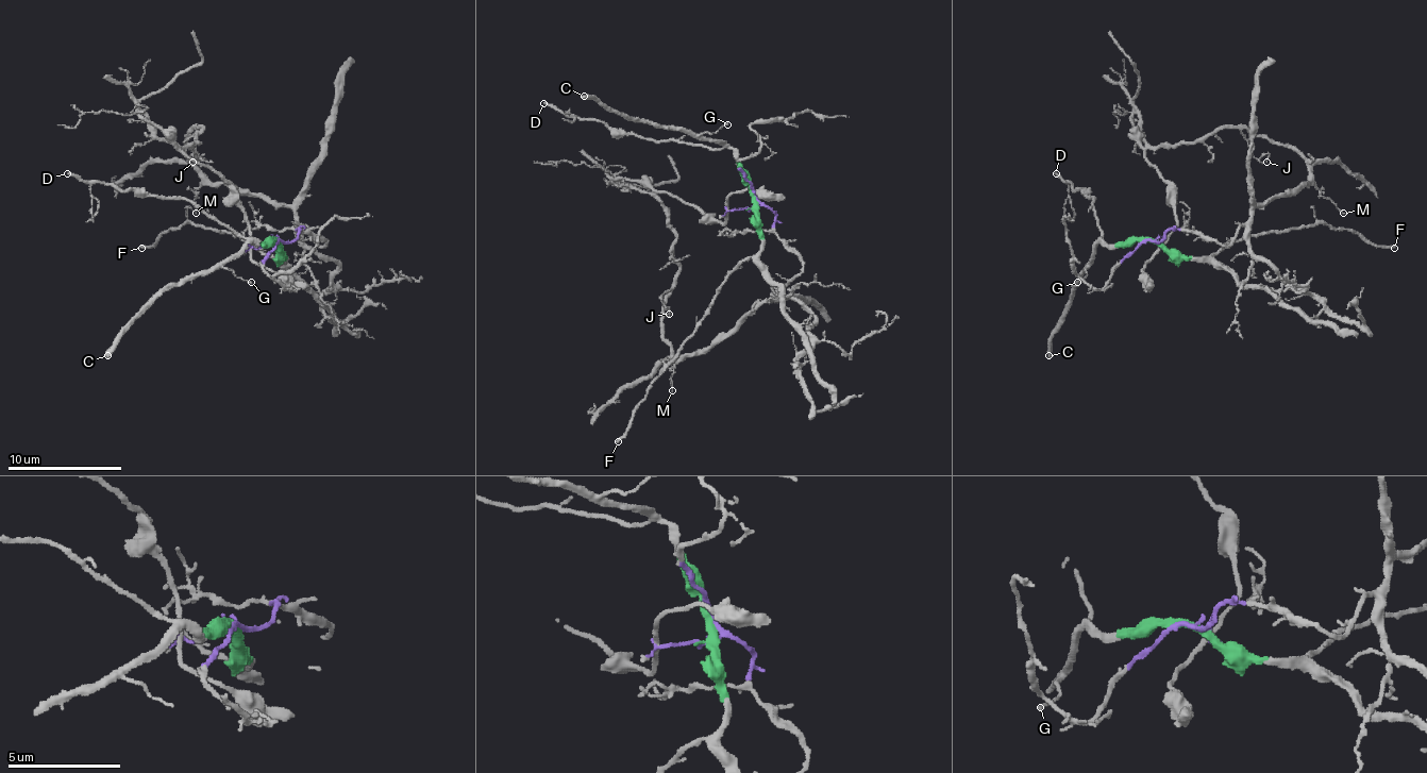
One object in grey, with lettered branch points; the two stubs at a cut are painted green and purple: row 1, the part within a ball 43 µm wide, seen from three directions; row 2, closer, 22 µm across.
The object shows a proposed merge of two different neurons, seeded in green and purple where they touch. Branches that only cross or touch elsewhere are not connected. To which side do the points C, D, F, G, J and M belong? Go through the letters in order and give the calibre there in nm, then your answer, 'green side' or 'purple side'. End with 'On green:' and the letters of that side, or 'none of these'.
C: calibre 320 nm; green side
D: calibre 190 nm; green side
F: calibre 200 nm; green side
G: calibre 90 nm; green side
J: calibre 90 nm; purple side
M: calibre 100 nm; purple side
On green: C, D, F, G

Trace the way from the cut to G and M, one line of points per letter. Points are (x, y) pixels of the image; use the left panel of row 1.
G: (281, 239), (266, 246), (246, 242), (223, 265), (252, 282)
M: (281, 239), (291, 242), (298, 228), (325, 242), (320, 246), (289, 208), (229, 185), (198, 191), (195, 214)

